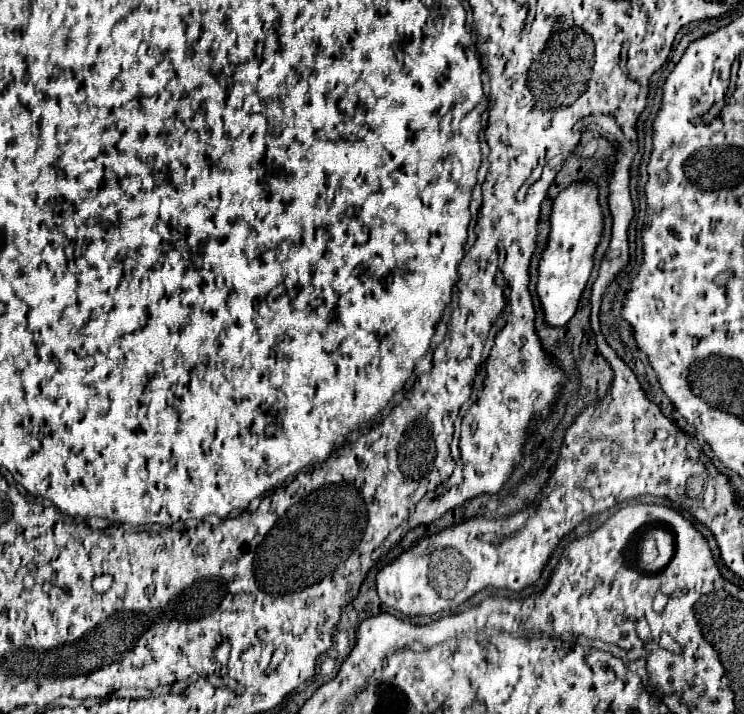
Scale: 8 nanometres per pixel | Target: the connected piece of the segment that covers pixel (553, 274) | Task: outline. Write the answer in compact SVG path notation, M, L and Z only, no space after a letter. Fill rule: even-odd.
M593 182L571 184L553 200L551 230L547 250L543 250L537 266L537 296L545 312L545 324L553 328L565 326L577 310L581 292L593 268L593 252L603 230L603 214L597 202L597 186Z

